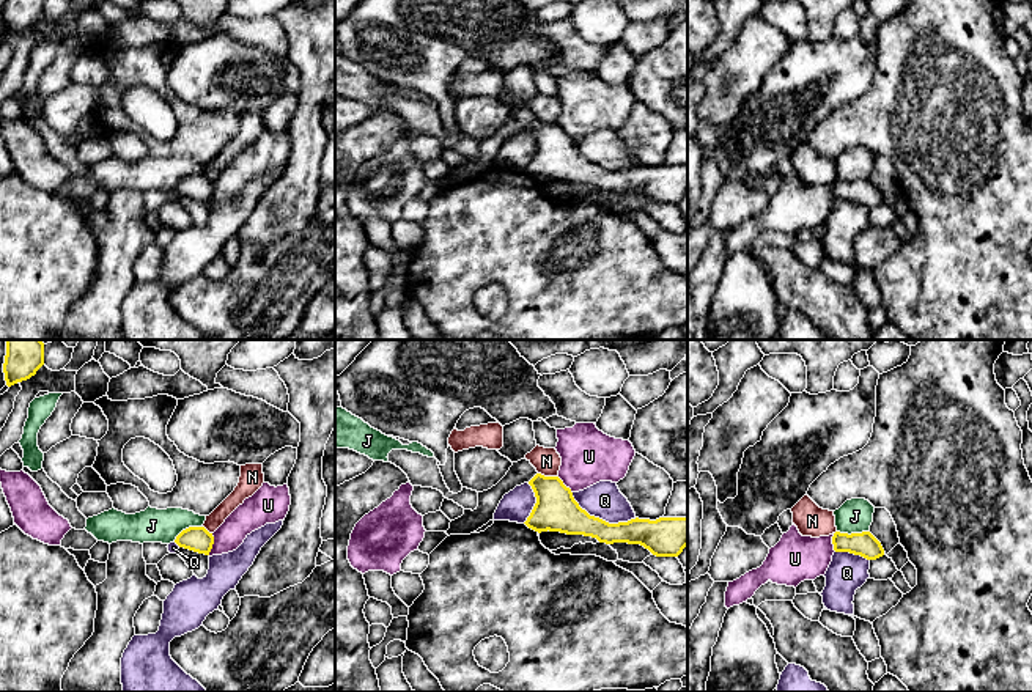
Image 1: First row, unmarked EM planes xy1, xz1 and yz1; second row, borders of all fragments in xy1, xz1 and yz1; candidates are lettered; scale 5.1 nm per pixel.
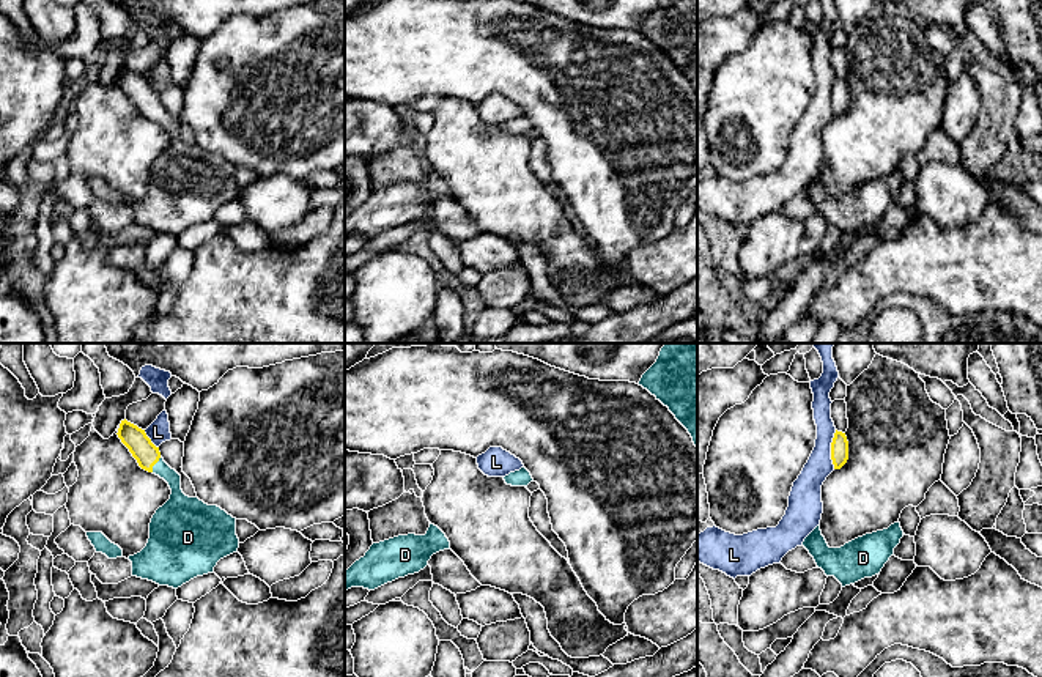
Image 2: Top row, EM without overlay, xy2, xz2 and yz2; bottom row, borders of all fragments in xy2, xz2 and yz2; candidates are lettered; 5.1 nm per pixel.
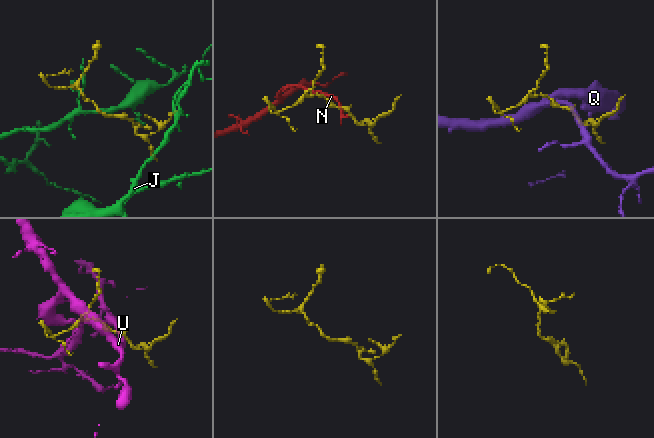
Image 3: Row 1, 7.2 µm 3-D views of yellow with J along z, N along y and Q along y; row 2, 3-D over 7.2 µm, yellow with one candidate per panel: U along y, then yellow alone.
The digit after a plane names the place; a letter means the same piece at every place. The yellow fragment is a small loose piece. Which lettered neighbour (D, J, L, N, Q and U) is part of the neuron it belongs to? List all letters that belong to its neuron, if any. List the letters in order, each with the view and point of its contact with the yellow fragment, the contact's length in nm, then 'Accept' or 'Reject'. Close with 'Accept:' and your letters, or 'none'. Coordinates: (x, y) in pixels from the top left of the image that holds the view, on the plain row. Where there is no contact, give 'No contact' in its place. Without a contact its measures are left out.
D: Touches yellow at xy2 (155, 110). Shared border 90 nm. Accept
J: Touches yellow at xy1 (186, 176). Shared border 170 nm. Reject
L: Touches yellow at yz2 (831, 96). Shared border 200 nm. Reject
N: Touches yellow at xz1 (548, 125). Shared border 100 nm. Reject
Q: Touches yellow at xz1 (601, 167). Shared border 360 nm. Reject
U: Touches yellow at xy1 (213, 191). Shared border 110 nm. Reject
Accept: D

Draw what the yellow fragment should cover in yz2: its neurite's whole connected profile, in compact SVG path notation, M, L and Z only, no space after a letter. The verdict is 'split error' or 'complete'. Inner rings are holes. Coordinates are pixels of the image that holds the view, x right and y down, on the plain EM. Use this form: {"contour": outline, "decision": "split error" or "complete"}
{"contour": "M837 77L831 90L831 107L833 107L834 117L841 117L848 107L847 83L845 80L837 79Z", "decision": "complete"}

